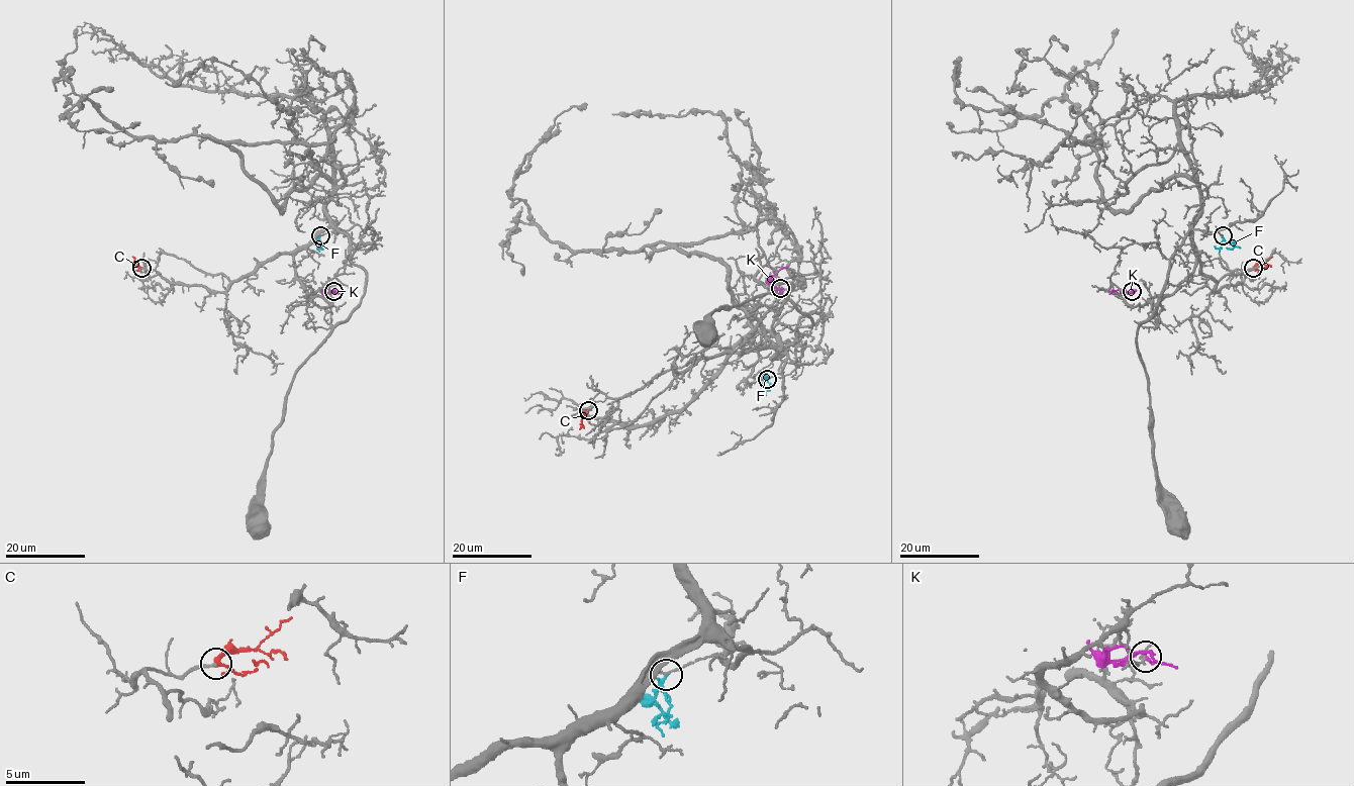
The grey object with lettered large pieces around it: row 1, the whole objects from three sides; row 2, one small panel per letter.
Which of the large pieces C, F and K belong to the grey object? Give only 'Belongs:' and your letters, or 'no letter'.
Belongs: C

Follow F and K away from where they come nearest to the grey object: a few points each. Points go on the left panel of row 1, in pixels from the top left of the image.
F: (319, 235), (315, 242), (322, 248)
K: (333, 291), (322, 291), (327, 288), (342, 294)

